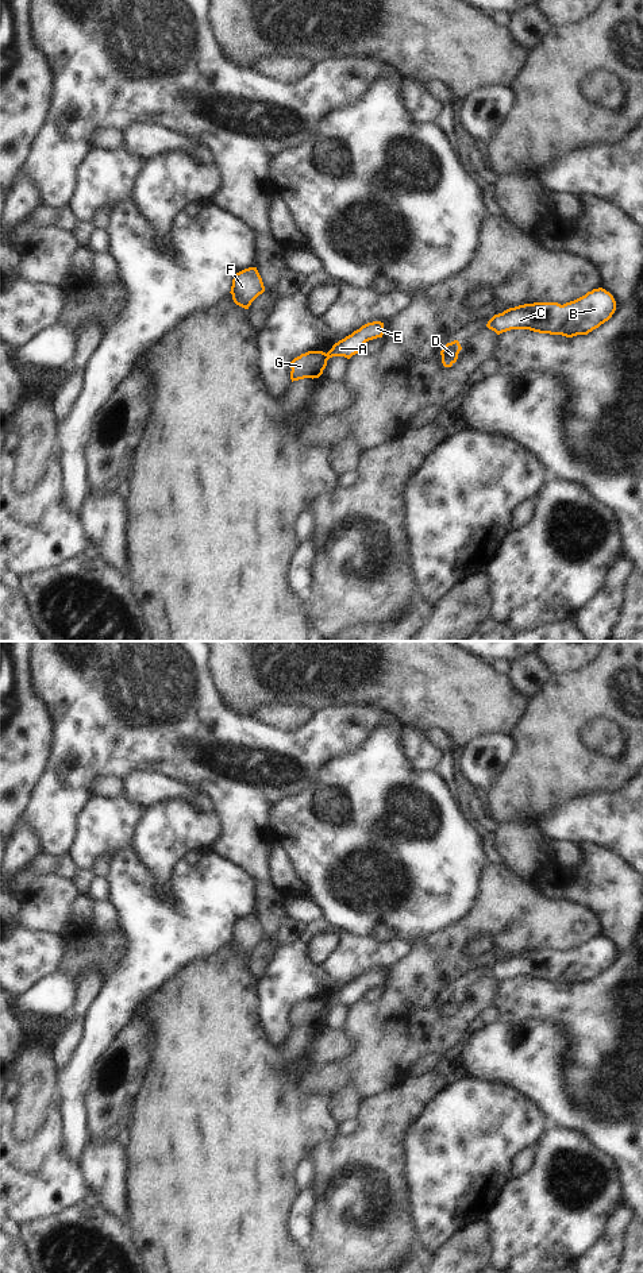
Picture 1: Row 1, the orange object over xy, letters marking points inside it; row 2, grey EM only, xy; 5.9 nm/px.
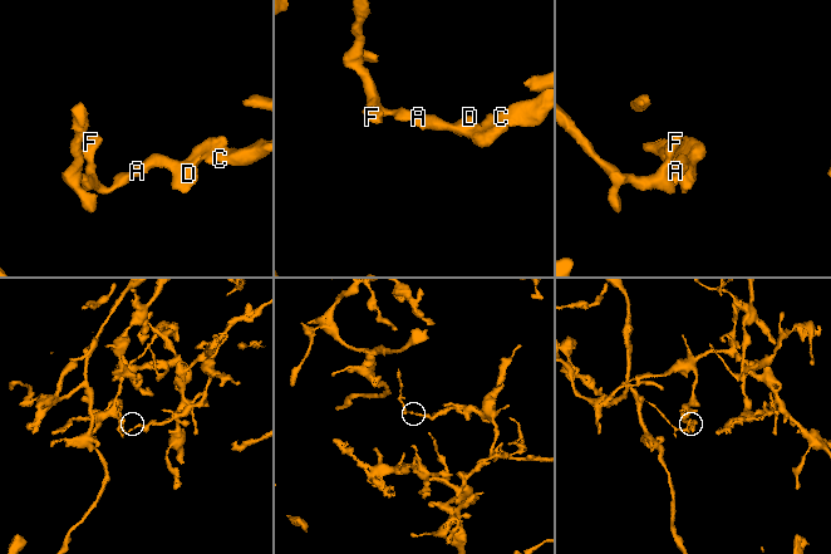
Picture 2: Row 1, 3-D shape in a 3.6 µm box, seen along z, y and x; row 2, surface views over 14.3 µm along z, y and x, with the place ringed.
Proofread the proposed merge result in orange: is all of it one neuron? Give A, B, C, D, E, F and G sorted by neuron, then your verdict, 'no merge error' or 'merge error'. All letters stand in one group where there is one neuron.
A B C D E / F G | merge error

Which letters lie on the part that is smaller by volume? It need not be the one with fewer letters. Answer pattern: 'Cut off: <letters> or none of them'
Cut off: F, G

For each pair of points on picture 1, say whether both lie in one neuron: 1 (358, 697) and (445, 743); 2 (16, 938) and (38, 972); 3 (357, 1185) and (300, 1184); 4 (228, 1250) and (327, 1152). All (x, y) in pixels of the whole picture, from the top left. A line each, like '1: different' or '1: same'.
1: different
2: same
3: different
4: different

